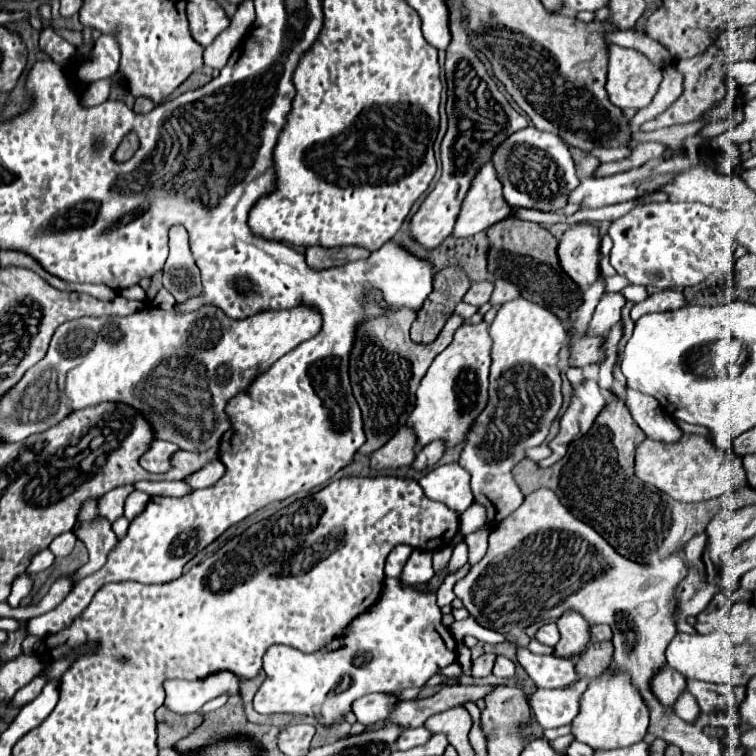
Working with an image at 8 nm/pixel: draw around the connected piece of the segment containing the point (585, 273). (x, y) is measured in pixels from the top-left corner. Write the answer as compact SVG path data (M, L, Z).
M584 222L570 226L558 244L558 258L562 270L576 282L578 290L586 290L598 276L600 260L598 228Z

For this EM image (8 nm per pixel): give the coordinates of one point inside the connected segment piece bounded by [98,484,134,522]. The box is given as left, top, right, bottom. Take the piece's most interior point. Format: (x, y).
(111, 506)

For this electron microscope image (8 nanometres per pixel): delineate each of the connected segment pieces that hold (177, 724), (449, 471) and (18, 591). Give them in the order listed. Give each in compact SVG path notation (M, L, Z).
M160 706L156 710L158 720L158 748L174 746L178 740L186 738L190 732L194 732L202 722L202 714L172 714L166 706Z
M458 462L436 466L436 470L424 474L418 484L430 500L444 502L456 512L464 512L474 502L468 472Z
M28 572L20 574L14 582L12 582L12 592L7 599L7 602L12 607L18 607L20 605L20 600L26 598L32 590L32 578L28 576Z

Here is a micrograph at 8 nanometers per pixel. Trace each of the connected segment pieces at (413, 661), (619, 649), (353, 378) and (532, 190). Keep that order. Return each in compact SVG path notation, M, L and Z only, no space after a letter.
M386 578L386 584L384 584L384 592L382 592L382 598L374 604L374 608L370 608L368 612L360 614L352 624L350 624L352 632L346 634L346 636L340 636L336 638L332 644L324 646L324 650L318 650L318 652L312 652L312 654L304 654L296 648L288 648L288 646L272 646L266 650L264 654L264 672L266 672L266 680L264 684L260 686L260 690L256 692L254 696L254 708L266 708L266 712L288 712L288 714L306 714L306 716L316 716L320 722L324 724L332 724L332 722L338 722L342 718L342 714L350 712L350 706L356 698L360 696L366 696L366 694L372 694L372 692L392 692L392 690L404 690L404 688L422 688L430 676L438 674L440 668L446 668L448 664L452 664L456 660L456 640L452 638L450 630L442 626L442 614L440 614L440 608L436 604L436 594L420 594L416 590L410 590L410 588L402 588L400 586L400 580L396 578Z
M540 488L528 494L522 506L512 512L500 526L492 530L488 536L488 552L486 556L470 568L470 572L456 582L454 594L464 602L470 616L484 628L490 628L500 634L508 634L514 628L528 628L534 622L550 622L558 620L564 612L582 614L592 626L594 624L610 624L614 630L614 668L630 674L632 684L638 688L650 710L650 726L648 734L654 738L662 738L668 744L678 746L682 752L696 754L700 732L696 726L680 720L670 706L658 702L658 698L650 690L650 680L658 674L660 668L666 666L666 648L670 640L676 636L676 622L672 620L674 610L674 592L676 584L682 580L684 562L680 554L672 554L670 558L658 564L636 564L620 556L592 526L578 520L562 502L556 498L556 492L548 488Z
M394 310L390 316L384 314L384 318L362 322L360 330L356 330L356 346L350 354L350 382L364 416L364 432L368 436L368 442L358 450L360 454L370 456L408 422L422 376L430 368L432 360L452 342L456 328L462 324L462 316L452 314L438 340L432 344L414 344L408 334L414 318L416 310Z
M532 124L500 144L492 156L492 162L500 182L504 184L504 198L510 206L534 208L542 212L562 212L568 204L568 194L580 184L572 154L562 138L540 132Z

